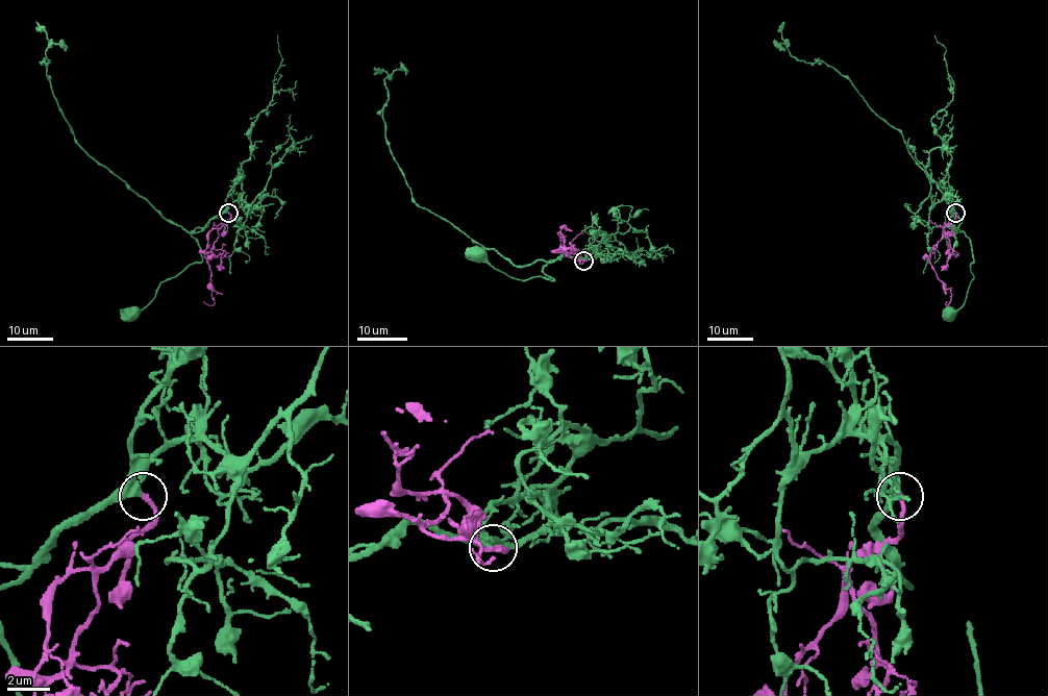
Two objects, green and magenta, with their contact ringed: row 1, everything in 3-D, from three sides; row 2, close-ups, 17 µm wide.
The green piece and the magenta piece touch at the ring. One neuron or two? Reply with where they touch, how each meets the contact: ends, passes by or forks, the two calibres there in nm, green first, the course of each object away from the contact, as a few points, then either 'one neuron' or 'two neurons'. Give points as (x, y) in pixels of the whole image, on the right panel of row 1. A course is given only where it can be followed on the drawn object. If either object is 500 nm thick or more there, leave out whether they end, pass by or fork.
at (955, 213); green passes by; magenta ends there; 240 nm thick on the green side, 220 nm on the other; green runs (954, 213), (956, 232), (961, 218), (902, 134), (845, 77), (821, 60), (798, 60), (781, 35), (783, 22); magenta runs (954, 213), (930, 251), (931, 269), (950, 290), (946, 302); one neuron

